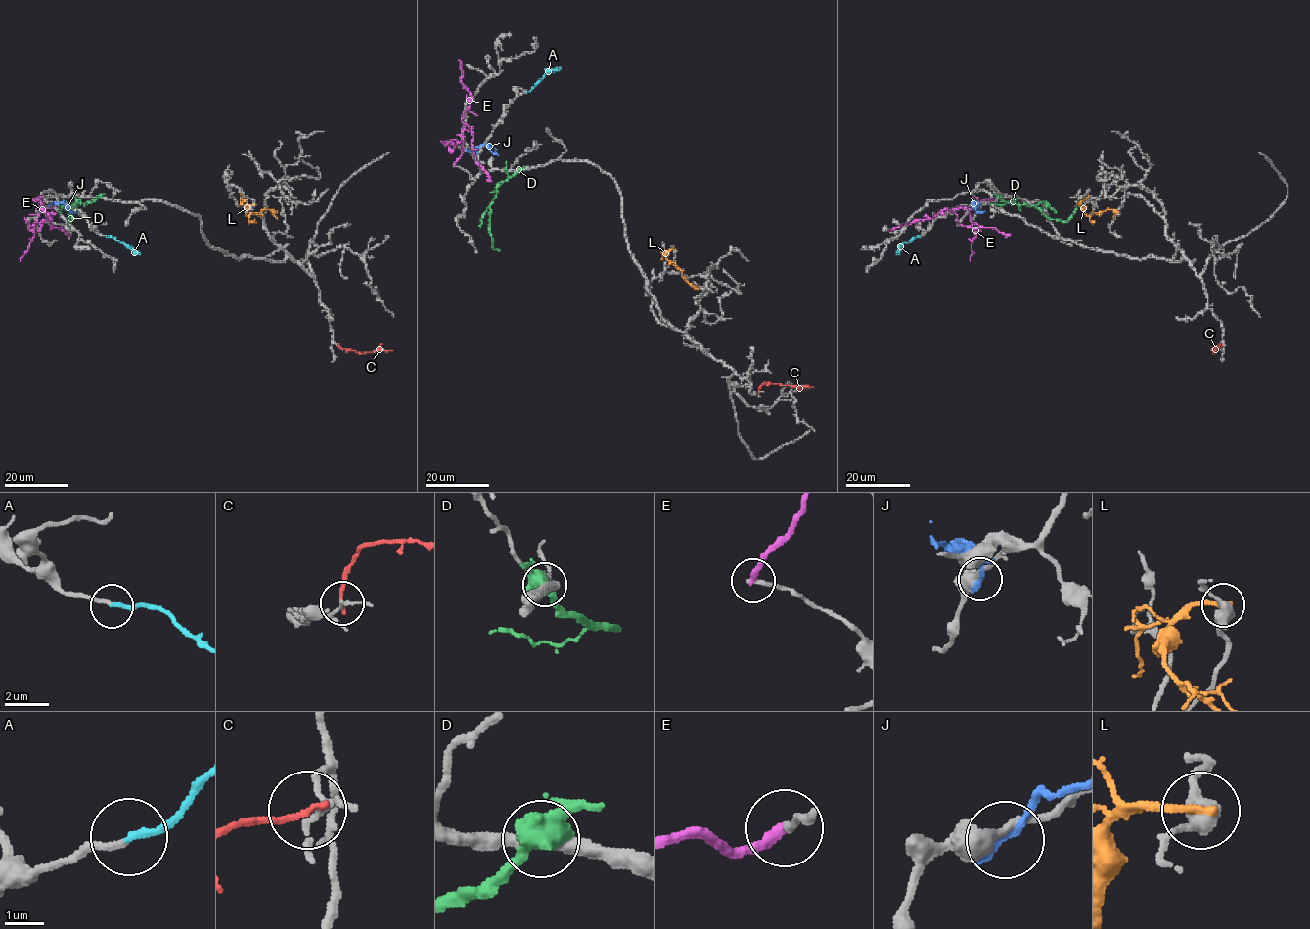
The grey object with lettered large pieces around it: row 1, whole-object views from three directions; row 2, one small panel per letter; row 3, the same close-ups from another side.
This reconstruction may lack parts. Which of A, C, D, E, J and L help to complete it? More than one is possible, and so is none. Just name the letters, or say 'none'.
A

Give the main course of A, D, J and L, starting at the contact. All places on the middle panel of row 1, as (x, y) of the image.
A: (527, 92), (544, 75), (560, 67)
D: (519, 170), (498, 185), (490, 207), (493, 248), (499, 250)
J: (468, 151), (483, 144), (494, 154), (495, 148)
L: (675, 249), (668, 252), (668, 259), (688, 282), (698, 286)

